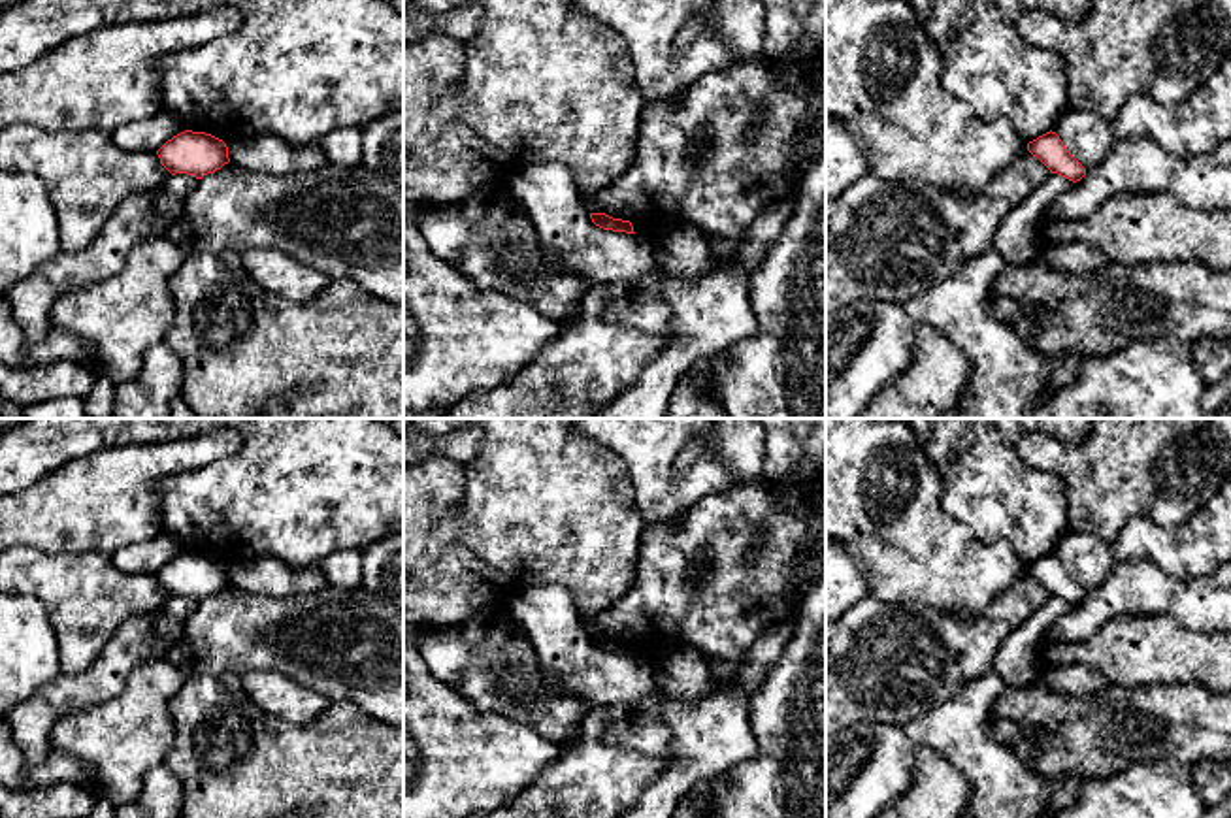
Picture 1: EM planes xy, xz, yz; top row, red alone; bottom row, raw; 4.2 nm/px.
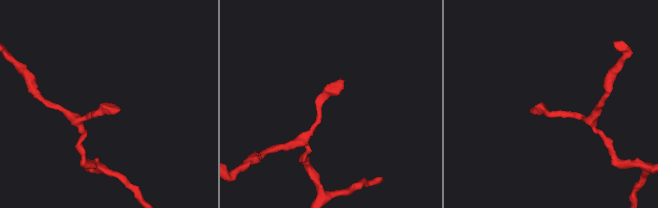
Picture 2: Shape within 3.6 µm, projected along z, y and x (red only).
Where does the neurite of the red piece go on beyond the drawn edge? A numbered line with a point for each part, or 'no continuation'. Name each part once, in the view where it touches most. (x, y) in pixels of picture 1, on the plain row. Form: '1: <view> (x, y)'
no continuation

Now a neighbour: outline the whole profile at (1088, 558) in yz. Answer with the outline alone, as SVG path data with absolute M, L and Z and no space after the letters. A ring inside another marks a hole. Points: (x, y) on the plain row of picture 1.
M1065 532L1052 554L1086 592L1103 584L1116 564L1110 545L1091 533Z

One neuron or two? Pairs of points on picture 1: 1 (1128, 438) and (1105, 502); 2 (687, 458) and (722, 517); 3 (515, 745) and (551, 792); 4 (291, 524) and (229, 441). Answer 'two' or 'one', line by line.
1: one
2: two
3: two
4: two

